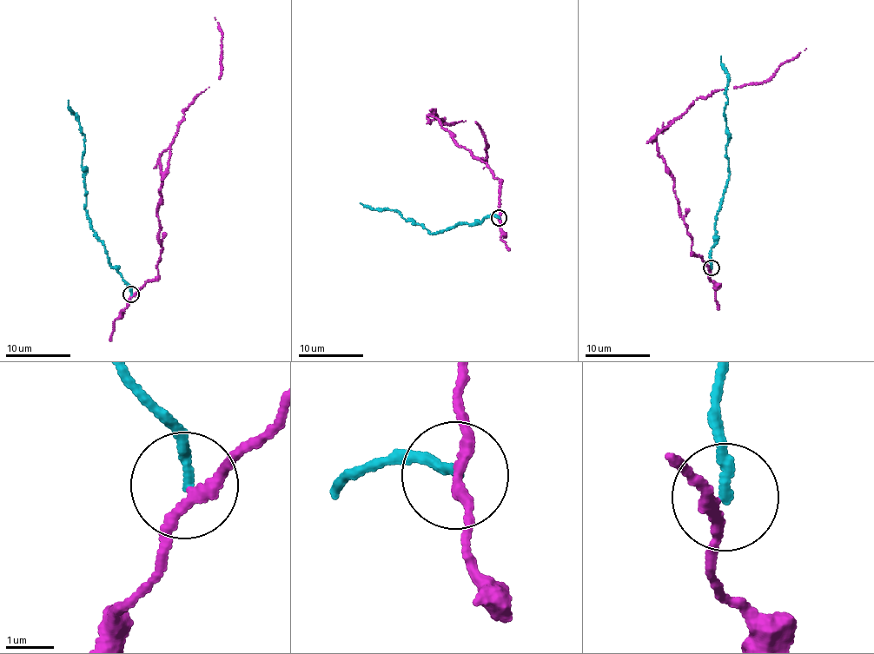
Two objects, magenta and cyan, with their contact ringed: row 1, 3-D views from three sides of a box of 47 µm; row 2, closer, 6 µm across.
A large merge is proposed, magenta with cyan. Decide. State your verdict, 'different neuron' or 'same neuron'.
different neuron

